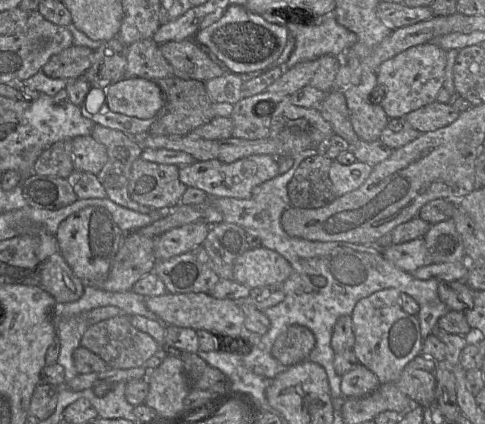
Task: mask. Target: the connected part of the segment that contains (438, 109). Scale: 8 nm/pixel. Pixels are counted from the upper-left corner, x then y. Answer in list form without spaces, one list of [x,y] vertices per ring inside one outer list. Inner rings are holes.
[[[433,101],[408,113],[404,120],[420,133],[426,133],[451,124],[459,113],[447,103]]]

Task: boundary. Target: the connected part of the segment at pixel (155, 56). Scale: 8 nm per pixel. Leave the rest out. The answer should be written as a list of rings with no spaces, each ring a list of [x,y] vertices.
[[[144,39],[128,46],[125,77],[141,77],[157,81],[175,76],[159,45],[152,39]]]

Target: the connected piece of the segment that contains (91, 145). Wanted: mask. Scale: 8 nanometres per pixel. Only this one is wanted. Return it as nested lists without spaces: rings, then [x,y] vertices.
[[[77,136],[73,141],[74,170],[98,175],[108,161],[106,147],[92,136]]]

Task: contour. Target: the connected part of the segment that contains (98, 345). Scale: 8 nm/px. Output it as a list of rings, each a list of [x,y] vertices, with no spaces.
[[[120,315],[89,325],[80,342],[91,352],[102,358],[111,368],[129,369],[143,366],[156,354],[160,345],[147,333],[135,328],[127,315]]]

